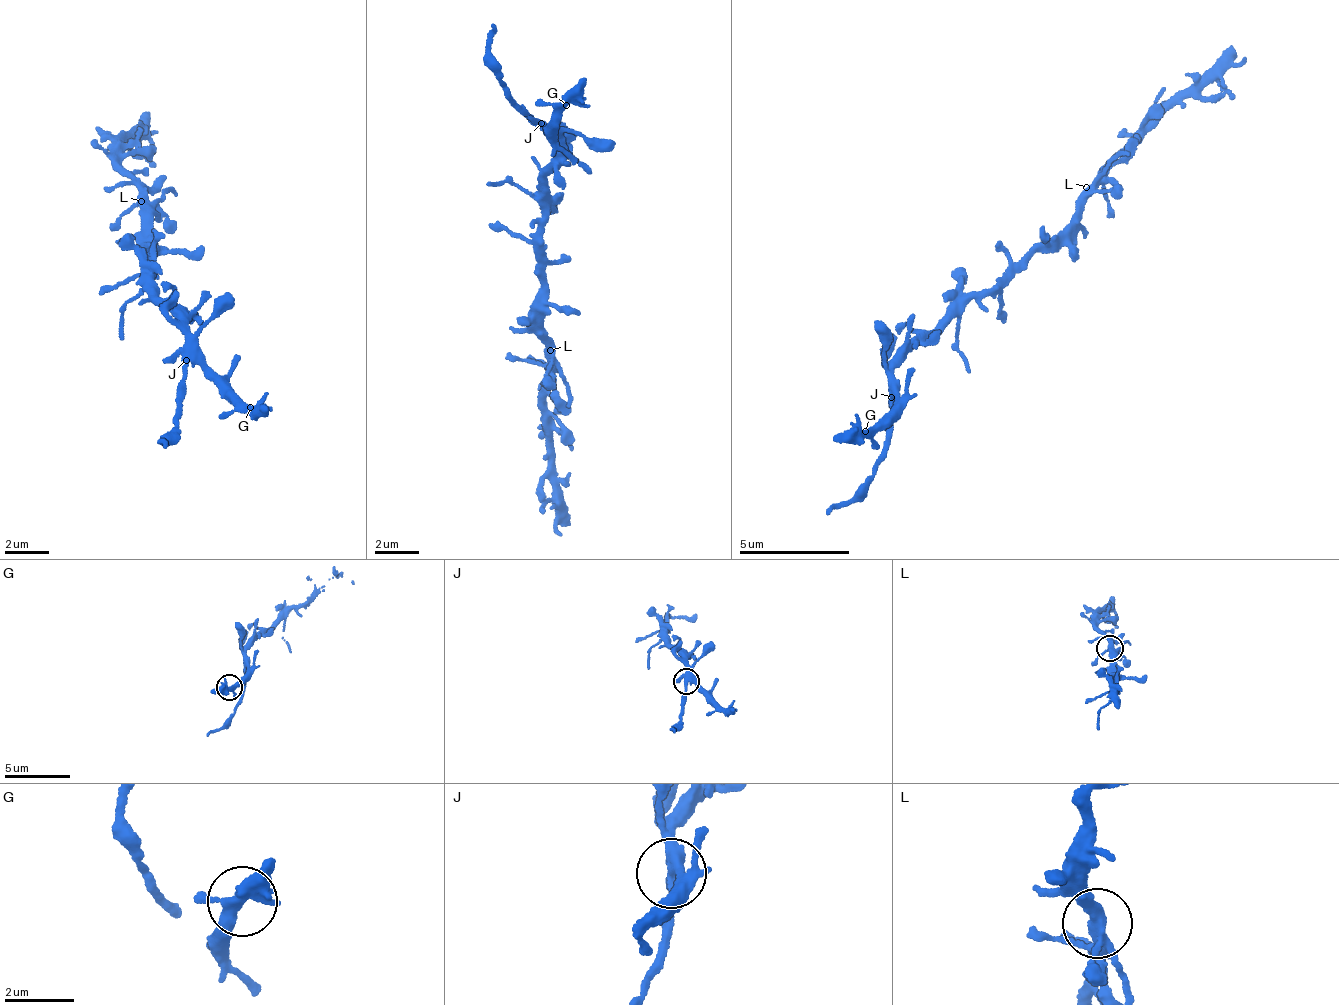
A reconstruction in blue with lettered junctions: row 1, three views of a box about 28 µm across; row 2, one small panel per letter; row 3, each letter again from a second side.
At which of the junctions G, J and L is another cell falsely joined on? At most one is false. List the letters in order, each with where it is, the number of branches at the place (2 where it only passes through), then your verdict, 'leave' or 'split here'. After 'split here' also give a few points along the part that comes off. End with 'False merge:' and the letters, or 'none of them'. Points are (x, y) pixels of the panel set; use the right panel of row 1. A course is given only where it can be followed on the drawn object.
G: place (865, 431); branches 4; leave
J: place (891, 397); branches 4; split here; course (892, 395), (882, 455), (850, 498), (827, 512)
L: place (1086, 187); branches 4; leave
False merge: J

